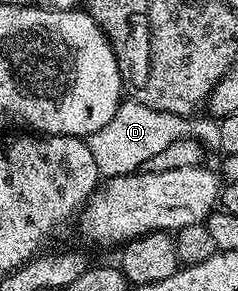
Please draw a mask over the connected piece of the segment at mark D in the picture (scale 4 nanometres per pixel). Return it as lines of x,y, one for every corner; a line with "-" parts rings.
124,101
119,104
113,119
101,125
97,133
86,136
89,153
93,153
93,161
97,161
100,176
112,179
122,175
133,175
143,168
149,157
157,157
169,145
187,140
195,140
204,148
218,148
221,141
221,129
214,118
184,117
165,113
157,109
149,109
149,105
141,105
134,101

